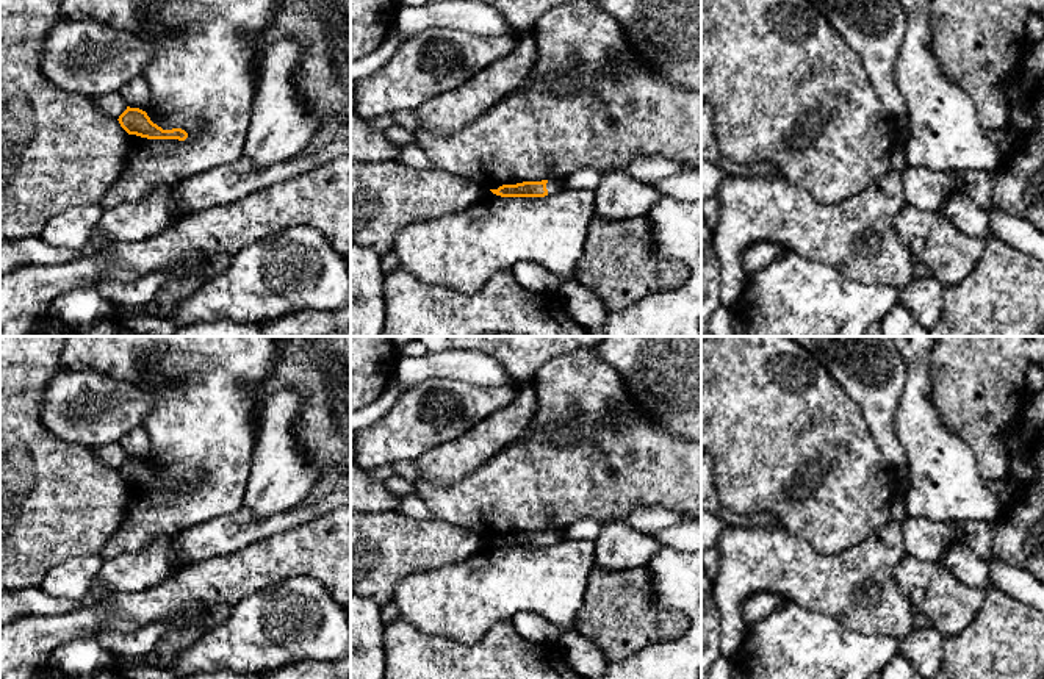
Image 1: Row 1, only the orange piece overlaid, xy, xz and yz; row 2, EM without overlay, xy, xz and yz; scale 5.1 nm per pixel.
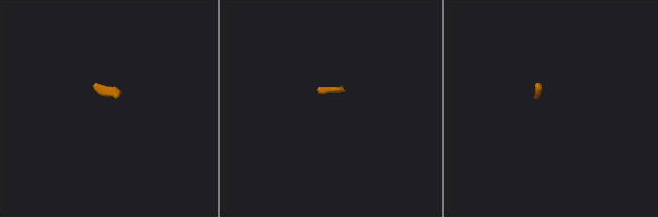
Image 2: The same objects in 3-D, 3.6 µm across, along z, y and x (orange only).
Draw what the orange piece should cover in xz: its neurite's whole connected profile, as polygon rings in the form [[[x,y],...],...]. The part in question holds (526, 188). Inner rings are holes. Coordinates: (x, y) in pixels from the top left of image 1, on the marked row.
[[[551,178],[542,181],[523,181],[517,185],[502,185],[498,189],[490,189],[501,197],[545,197],[563,189],[563,180]]]

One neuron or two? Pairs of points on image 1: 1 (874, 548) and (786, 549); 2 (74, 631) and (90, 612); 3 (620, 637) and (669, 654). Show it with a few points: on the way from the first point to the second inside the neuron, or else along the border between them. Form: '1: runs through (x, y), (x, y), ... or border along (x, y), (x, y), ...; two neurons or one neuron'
1: runs through (852, 565), (808, 565); one neuron
2: runs through (77, 626), (86, 617); one neuron
3: border along (680, 635), (648, 643), (620, 659), (611, 661); two neurons

